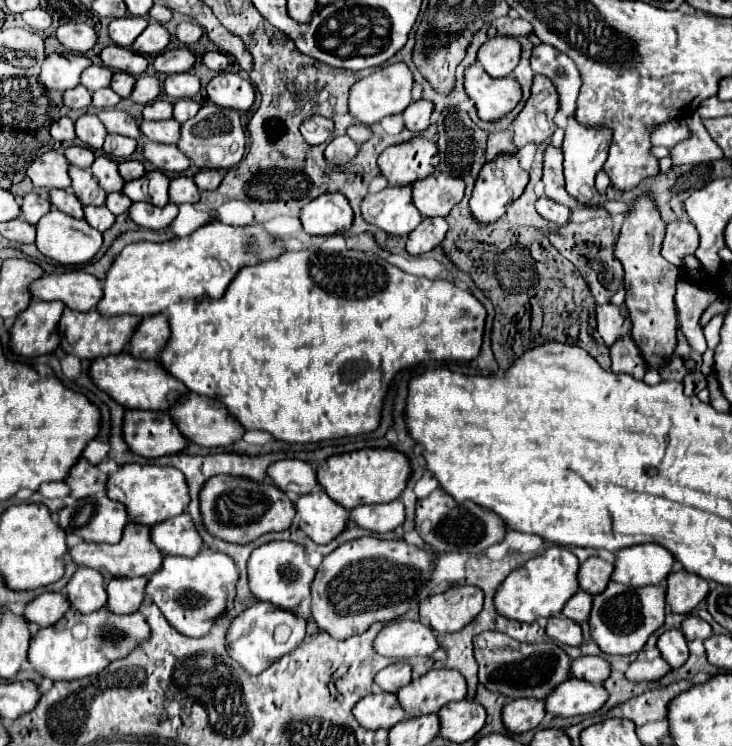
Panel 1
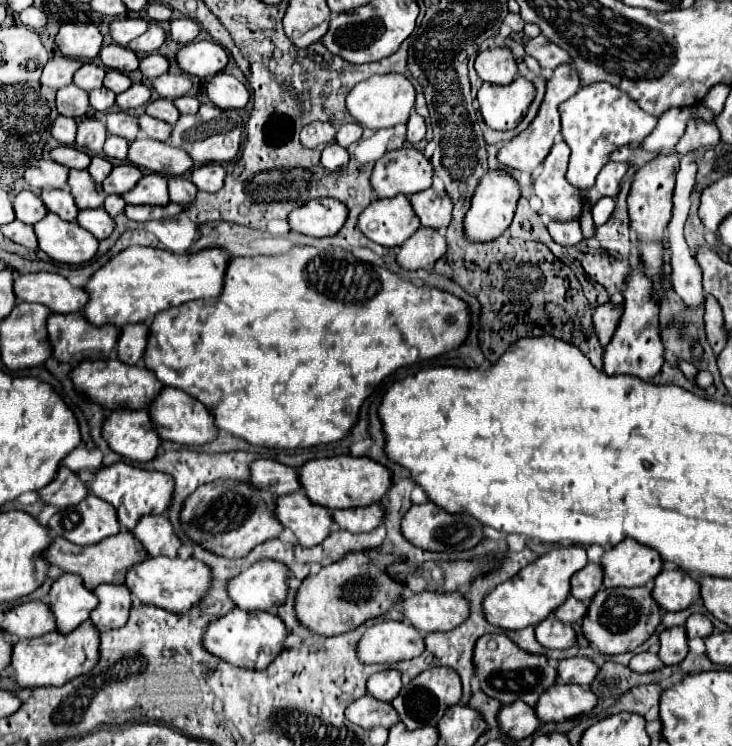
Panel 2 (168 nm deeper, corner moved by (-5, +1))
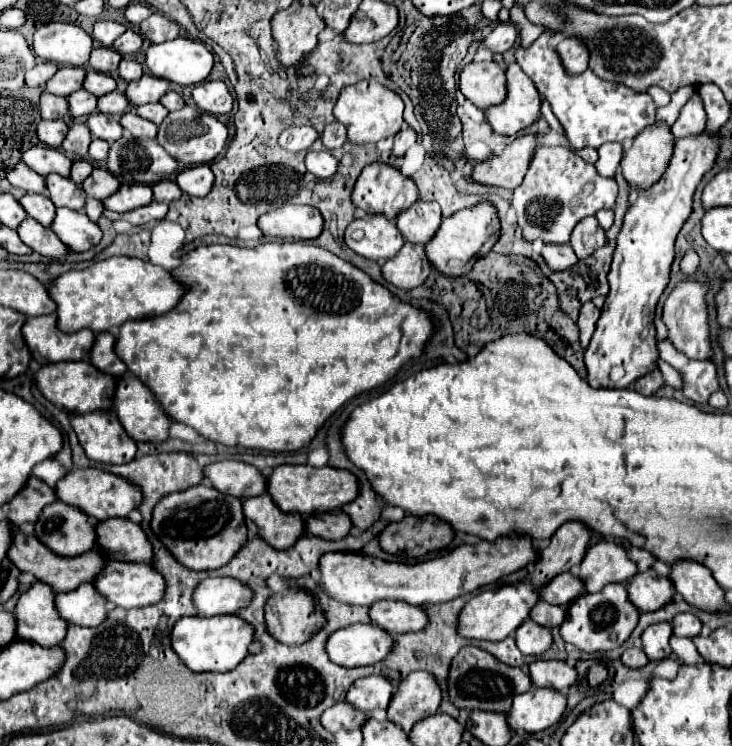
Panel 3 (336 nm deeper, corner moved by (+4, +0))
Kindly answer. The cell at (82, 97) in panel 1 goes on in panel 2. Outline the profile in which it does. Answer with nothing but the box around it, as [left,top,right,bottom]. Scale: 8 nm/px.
[57,85,89,117]

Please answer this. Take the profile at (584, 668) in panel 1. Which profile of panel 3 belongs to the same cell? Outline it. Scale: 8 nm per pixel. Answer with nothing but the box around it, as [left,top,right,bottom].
[528,660,576,692]

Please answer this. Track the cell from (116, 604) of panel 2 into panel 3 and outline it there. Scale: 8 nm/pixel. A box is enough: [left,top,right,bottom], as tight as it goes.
[56,582,106,626]

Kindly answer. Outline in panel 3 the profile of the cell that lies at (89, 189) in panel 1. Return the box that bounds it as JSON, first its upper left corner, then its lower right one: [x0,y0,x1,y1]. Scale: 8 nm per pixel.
[46,174,86,212]

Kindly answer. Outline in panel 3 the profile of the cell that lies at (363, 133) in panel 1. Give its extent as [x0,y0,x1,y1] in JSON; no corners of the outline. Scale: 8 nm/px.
[322,122,346,150]

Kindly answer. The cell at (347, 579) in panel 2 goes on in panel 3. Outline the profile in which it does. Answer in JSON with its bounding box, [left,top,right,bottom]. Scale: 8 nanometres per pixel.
[264,588,322,644]

